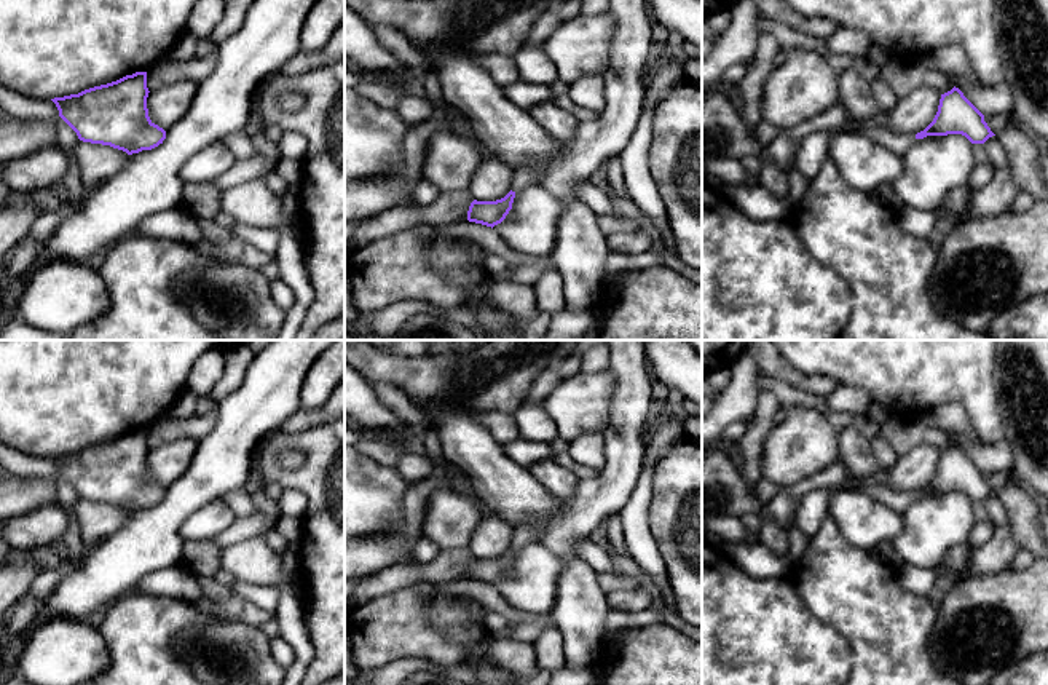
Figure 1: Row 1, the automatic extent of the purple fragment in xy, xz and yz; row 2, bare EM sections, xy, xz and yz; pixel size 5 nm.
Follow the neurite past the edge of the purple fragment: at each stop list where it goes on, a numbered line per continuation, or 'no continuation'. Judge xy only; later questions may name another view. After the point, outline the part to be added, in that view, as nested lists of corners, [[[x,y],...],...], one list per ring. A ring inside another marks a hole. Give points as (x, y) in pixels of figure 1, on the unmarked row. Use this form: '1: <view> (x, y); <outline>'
no continuation

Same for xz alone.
1: xz (525, 534); [[[522,524],[514,529],[512,549],[518,551],[531,543],[538,543],[541,530],[534,524]]]

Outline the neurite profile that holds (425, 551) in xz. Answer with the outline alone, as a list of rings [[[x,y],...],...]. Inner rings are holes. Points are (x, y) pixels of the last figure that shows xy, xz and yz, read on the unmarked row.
[[[421,538],[416,544],[415,544],[415,560],[416,564],[429,564],[432,562],[439,554],[440,554],[440,548],[427,540],[427,538]]]

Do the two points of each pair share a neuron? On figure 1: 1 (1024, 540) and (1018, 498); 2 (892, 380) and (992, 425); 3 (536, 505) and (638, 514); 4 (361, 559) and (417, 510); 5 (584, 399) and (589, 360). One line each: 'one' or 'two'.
1: one
2: one
3: two
4: one
5: two

